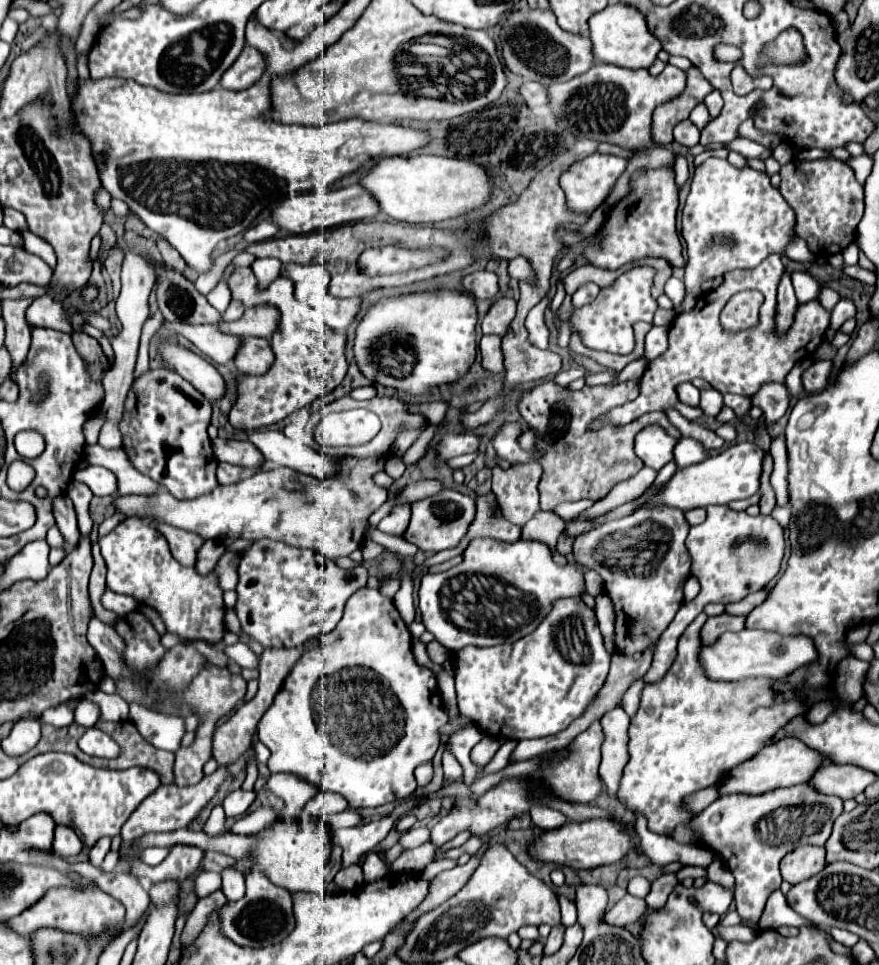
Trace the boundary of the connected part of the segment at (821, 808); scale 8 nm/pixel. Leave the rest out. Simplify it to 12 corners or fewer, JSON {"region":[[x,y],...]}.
{"region":[[801,783],[719,797],[677,843],[701,843],[735,877],[753,929],[779,861],[825,845],[839,797]]}

